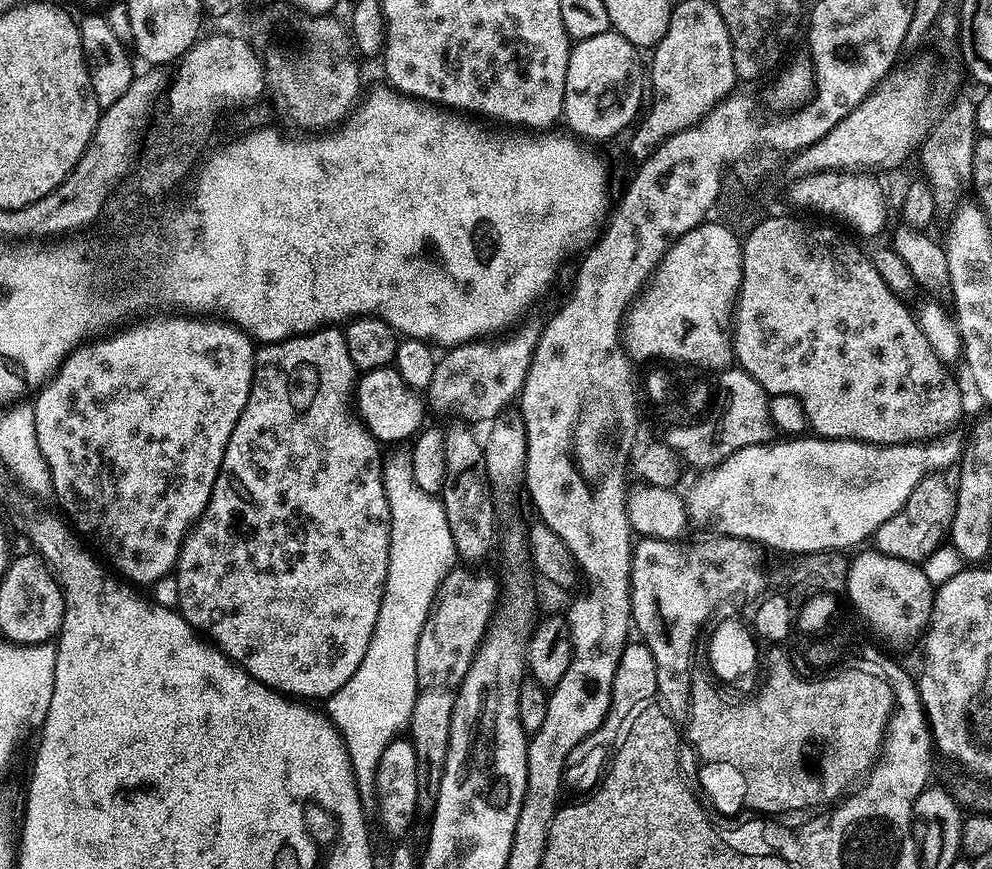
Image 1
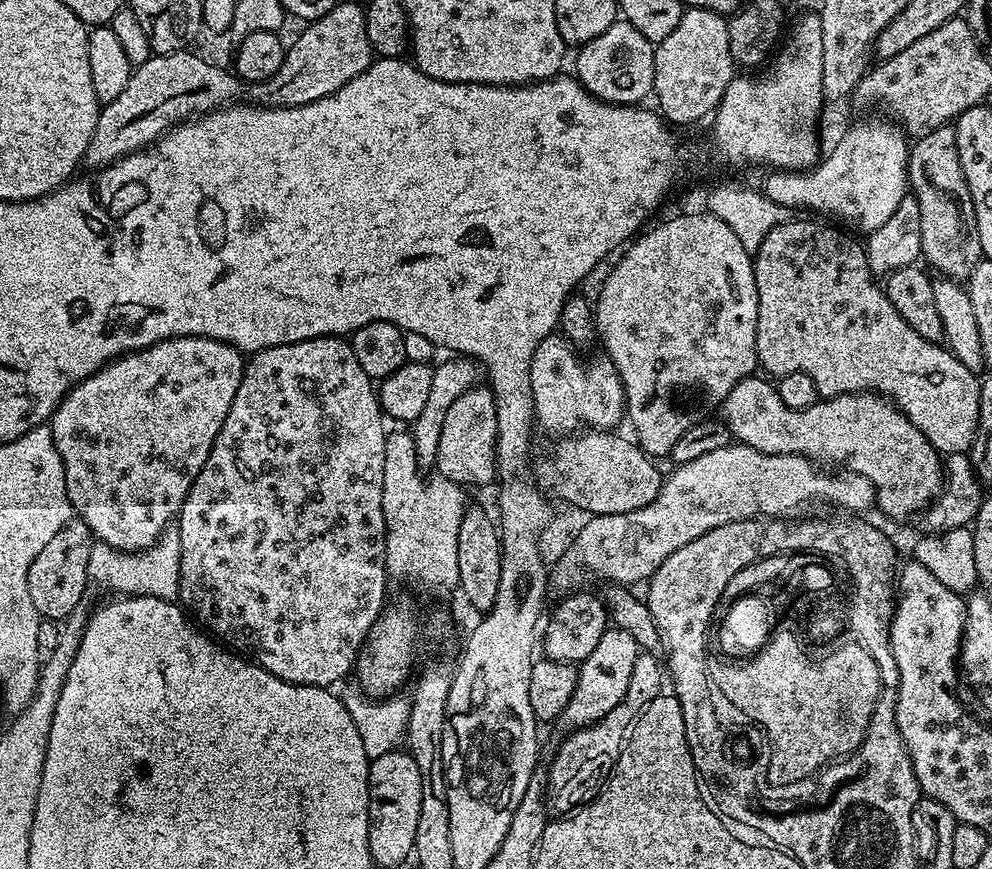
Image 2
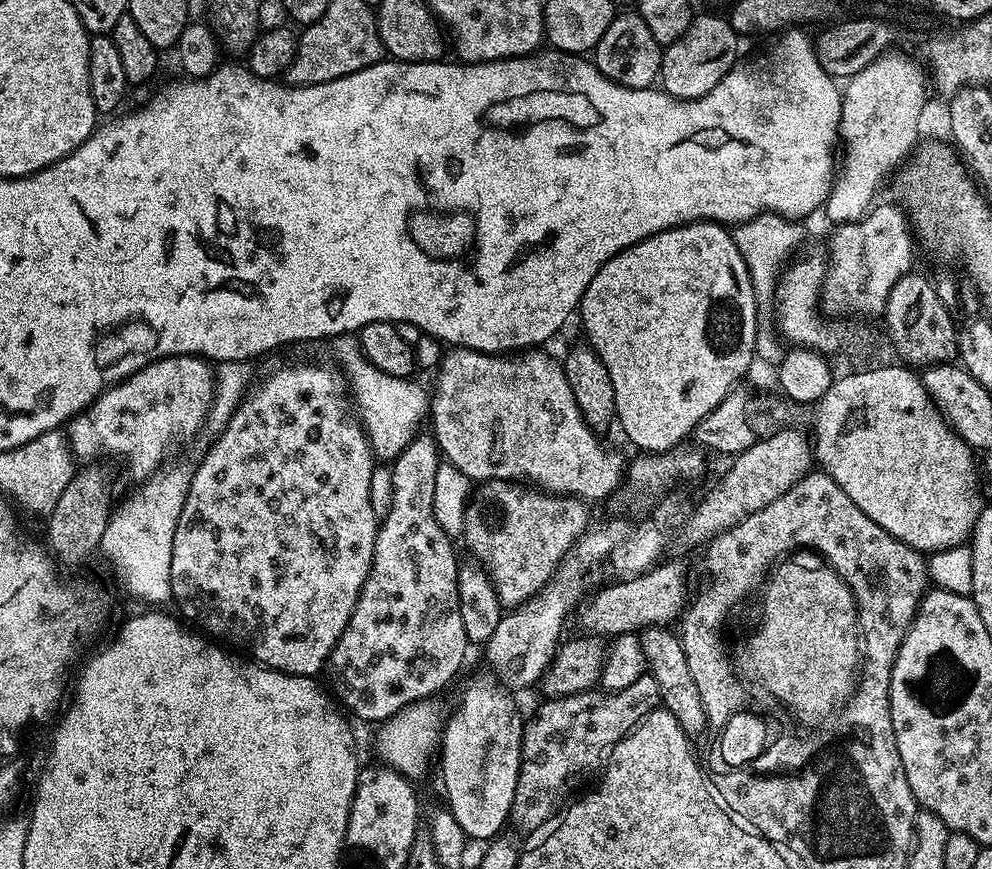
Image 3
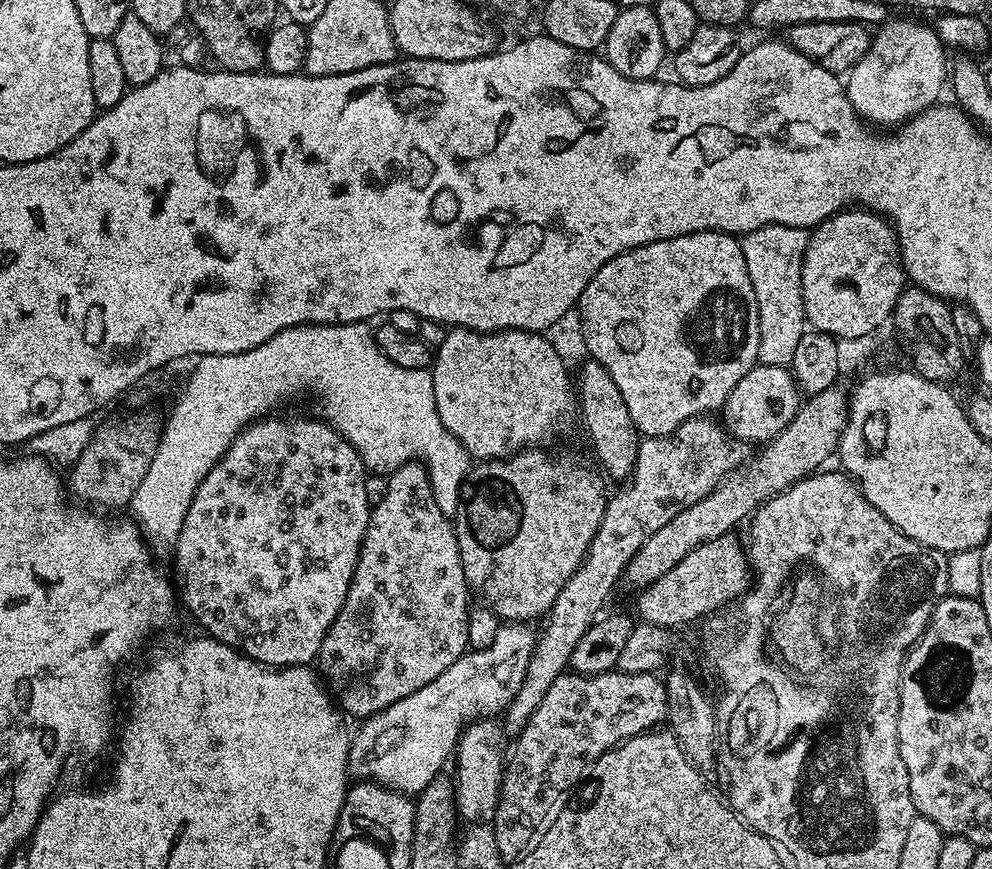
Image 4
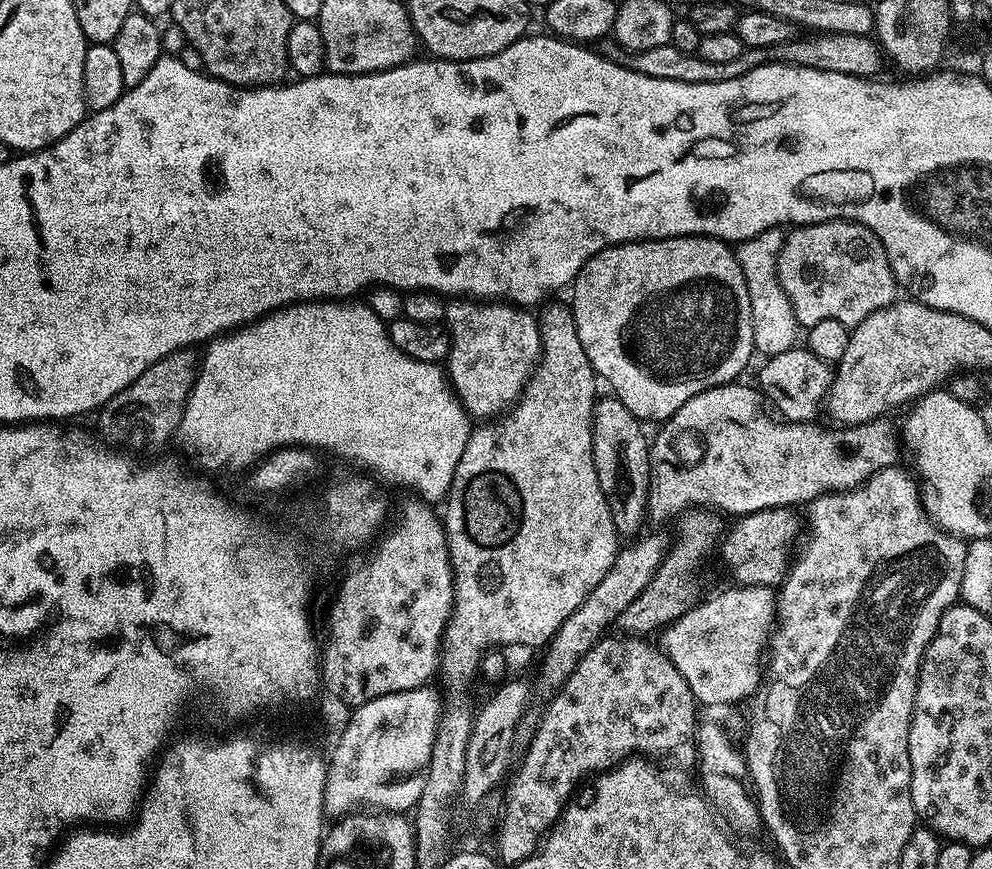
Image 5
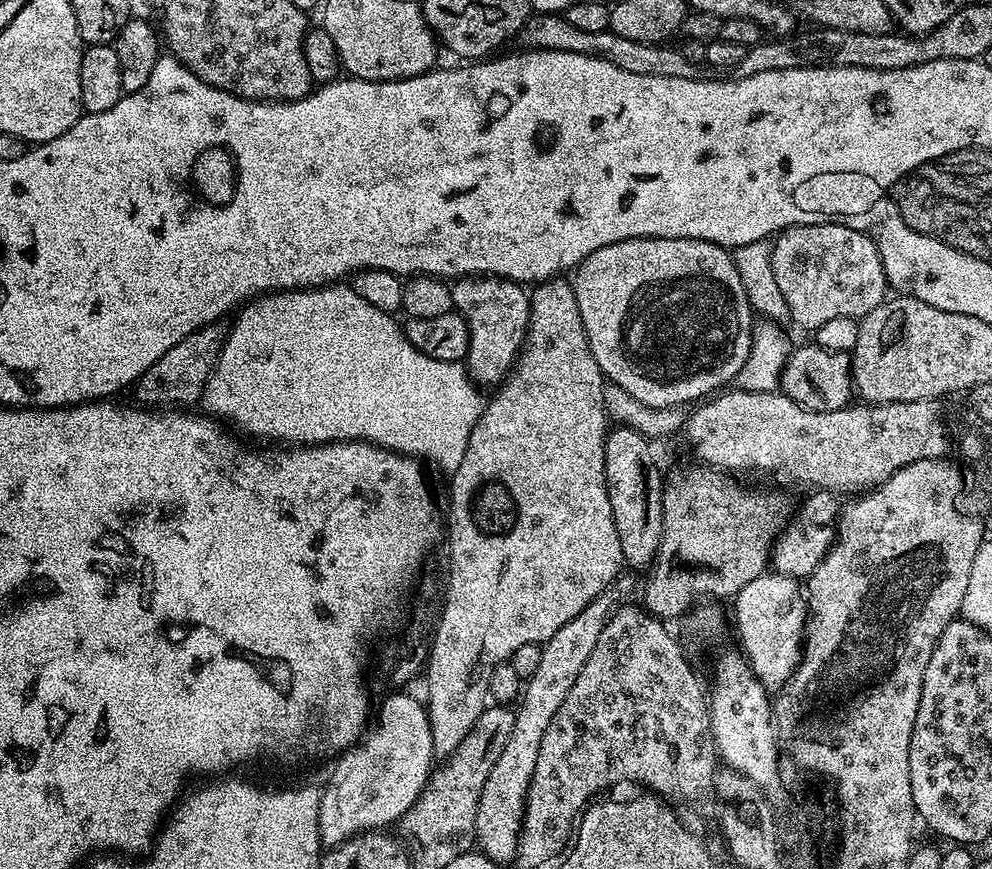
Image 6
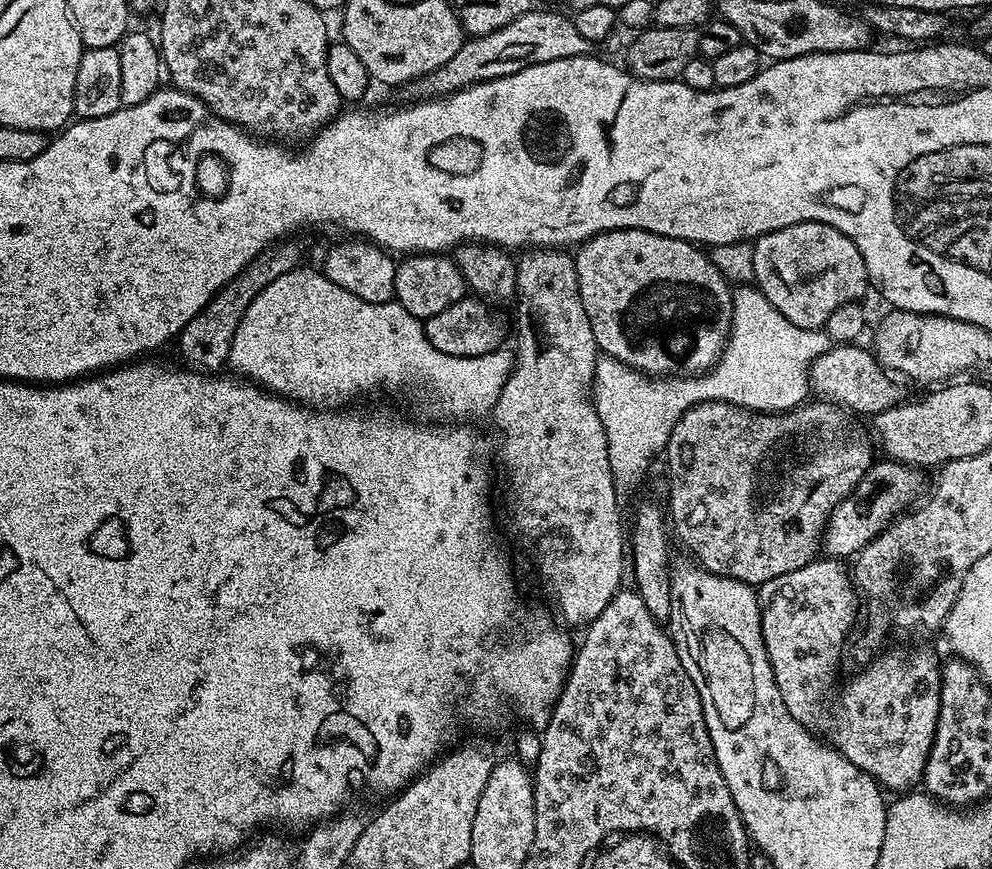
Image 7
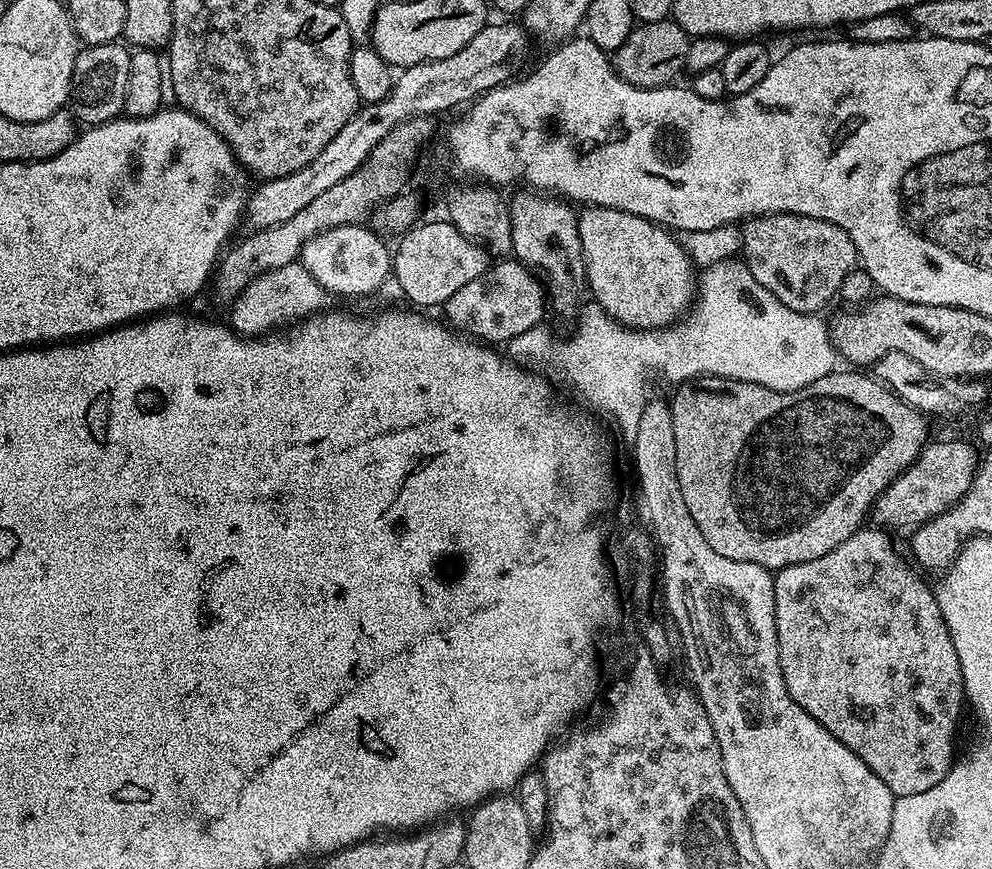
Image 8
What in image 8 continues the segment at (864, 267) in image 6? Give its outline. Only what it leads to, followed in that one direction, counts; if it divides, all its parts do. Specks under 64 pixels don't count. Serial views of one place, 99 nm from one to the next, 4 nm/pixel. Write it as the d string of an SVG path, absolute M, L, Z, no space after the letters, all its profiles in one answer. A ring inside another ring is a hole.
M780 212L776 216L749 219L742 228L743 263L759 284L766 286L778 302L809 314L819 313L833 299L837 299L846 274L857 267L858 257L850 234L836 224L809 216L791 216Z

